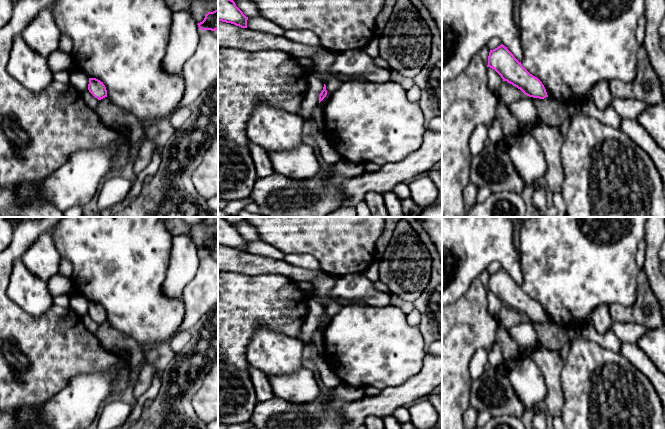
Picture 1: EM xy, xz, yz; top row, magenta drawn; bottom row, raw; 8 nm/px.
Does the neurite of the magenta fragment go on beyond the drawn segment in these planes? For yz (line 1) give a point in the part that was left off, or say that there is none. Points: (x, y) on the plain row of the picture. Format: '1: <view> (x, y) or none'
1: none

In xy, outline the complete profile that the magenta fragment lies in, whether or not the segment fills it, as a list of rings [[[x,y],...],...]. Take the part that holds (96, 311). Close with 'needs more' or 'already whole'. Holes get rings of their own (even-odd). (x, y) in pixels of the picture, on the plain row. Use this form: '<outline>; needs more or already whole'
[[[89,302],[88,314],[98,324],[107,321],[105,309],[96,302]]]; already whole

